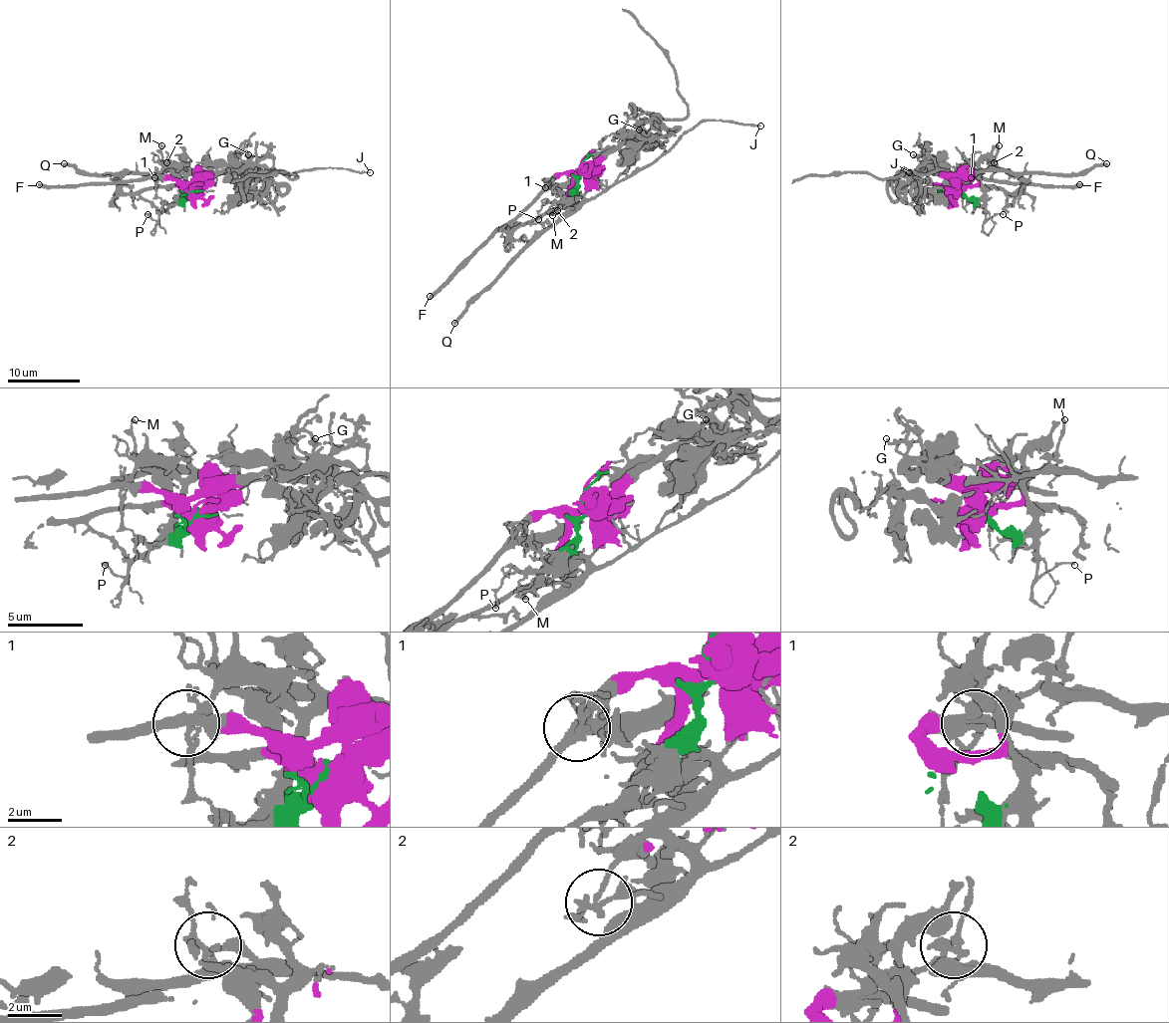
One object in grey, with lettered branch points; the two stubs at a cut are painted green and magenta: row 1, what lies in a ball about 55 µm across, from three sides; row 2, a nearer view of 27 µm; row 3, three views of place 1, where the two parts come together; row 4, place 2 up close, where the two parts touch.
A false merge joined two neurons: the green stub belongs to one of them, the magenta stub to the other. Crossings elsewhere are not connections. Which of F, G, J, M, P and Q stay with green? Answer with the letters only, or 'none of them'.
J, M, P, Q

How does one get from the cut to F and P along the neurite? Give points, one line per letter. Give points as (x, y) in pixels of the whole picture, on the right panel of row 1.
F: (956, 188), (958, 179), (985, 177), (1008, 182), (1080, 184)
P: (956, 188), (985, 207), (987, 220), (996, 213), (1003, 215)

